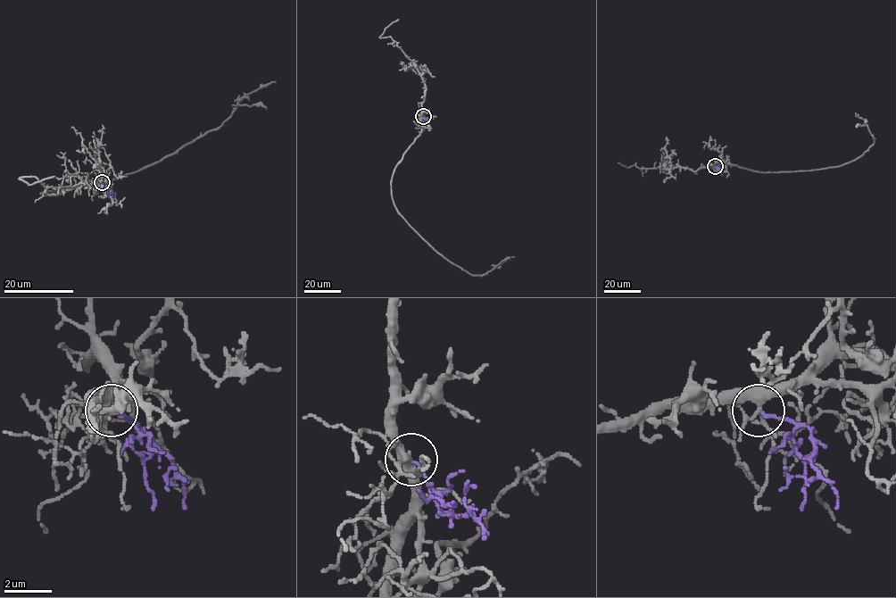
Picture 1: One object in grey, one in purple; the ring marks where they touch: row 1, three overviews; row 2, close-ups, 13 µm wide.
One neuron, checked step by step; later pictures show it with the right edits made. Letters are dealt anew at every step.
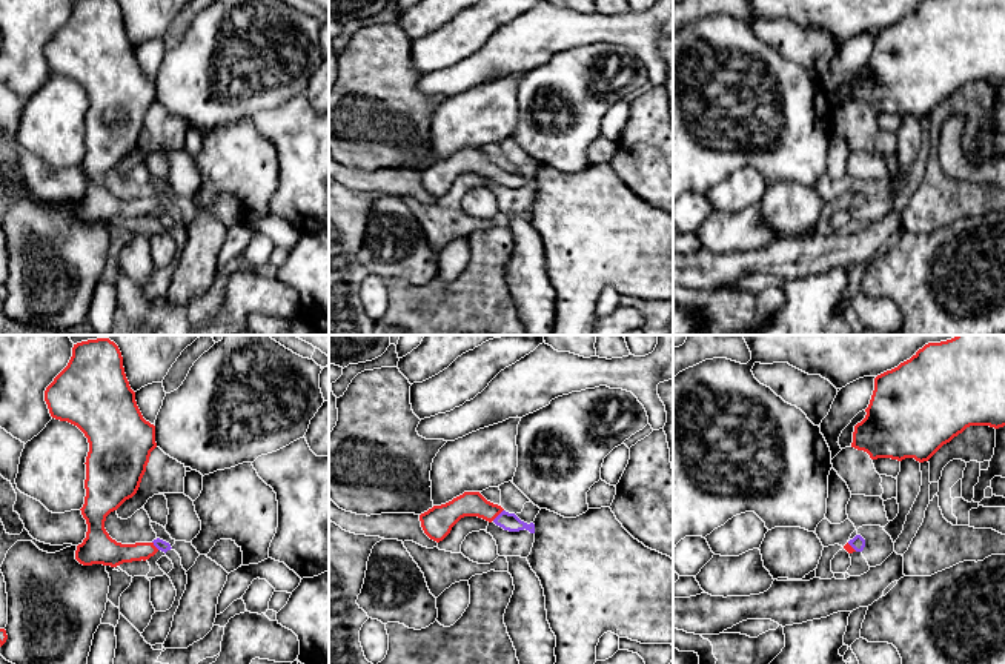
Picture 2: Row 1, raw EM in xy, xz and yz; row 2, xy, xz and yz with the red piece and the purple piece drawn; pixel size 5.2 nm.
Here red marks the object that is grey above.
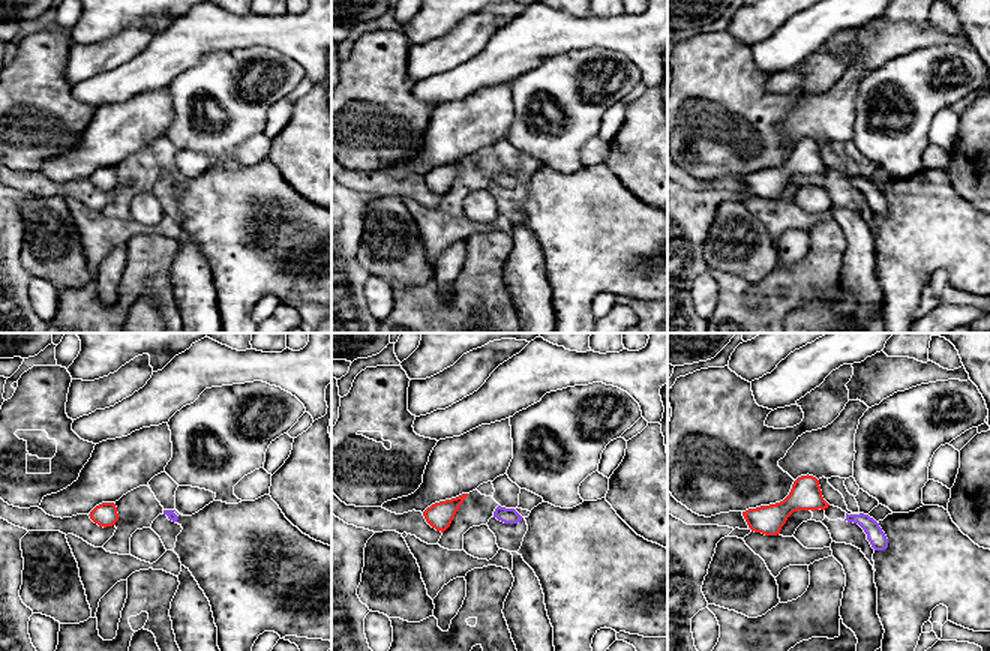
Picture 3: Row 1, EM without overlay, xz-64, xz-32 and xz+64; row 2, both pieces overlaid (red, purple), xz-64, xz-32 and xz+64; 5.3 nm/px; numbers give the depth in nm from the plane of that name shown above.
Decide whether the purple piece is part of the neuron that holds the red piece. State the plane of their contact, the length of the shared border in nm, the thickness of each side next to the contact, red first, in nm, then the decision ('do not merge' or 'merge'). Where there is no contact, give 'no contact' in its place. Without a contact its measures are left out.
contact in xz; length 90 nm; calibres 130 and 100 nm; merge

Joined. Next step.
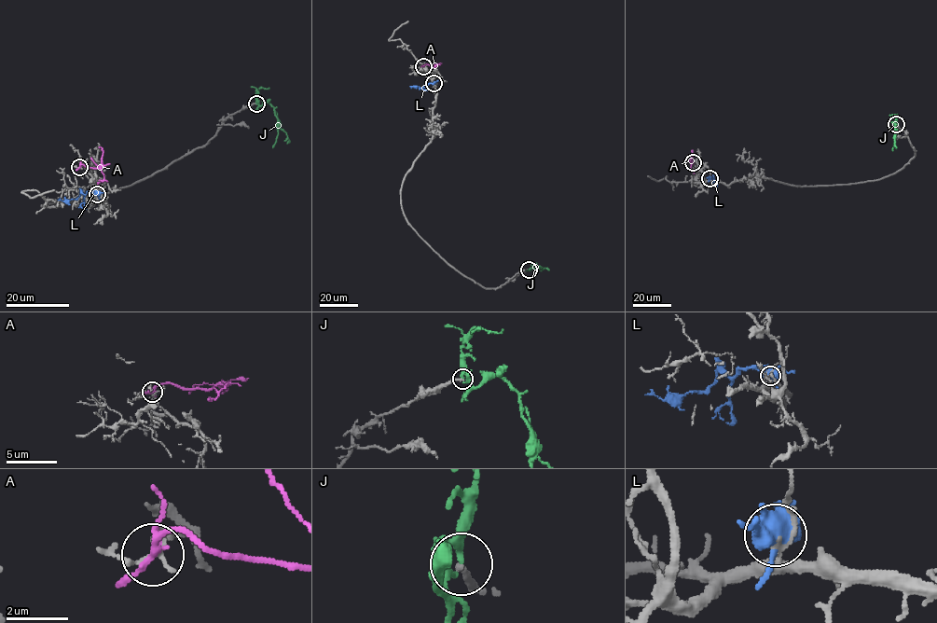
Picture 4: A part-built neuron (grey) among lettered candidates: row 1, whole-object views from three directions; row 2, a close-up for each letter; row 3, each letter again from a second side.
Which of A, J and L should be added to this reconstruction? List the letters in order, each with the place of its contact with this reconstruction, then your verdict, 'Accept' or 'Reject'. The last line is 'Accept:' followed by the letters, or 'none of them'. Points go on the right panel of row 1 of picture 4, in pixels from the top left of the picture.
A: Touches grey at (693, 162). Reject
J: Touches grey at (896, 124). Reject
L: Touches grey at (709, 178). Reject
Accept: none of them

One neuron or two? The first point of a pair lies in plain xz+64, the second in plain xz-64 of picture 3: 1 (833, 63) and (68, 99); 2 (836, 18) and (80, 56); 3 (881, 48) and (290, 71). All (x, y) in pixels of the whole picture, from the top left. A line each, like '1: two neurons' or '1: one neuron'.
1: one neuron
2: one neuron
3: two neurons

